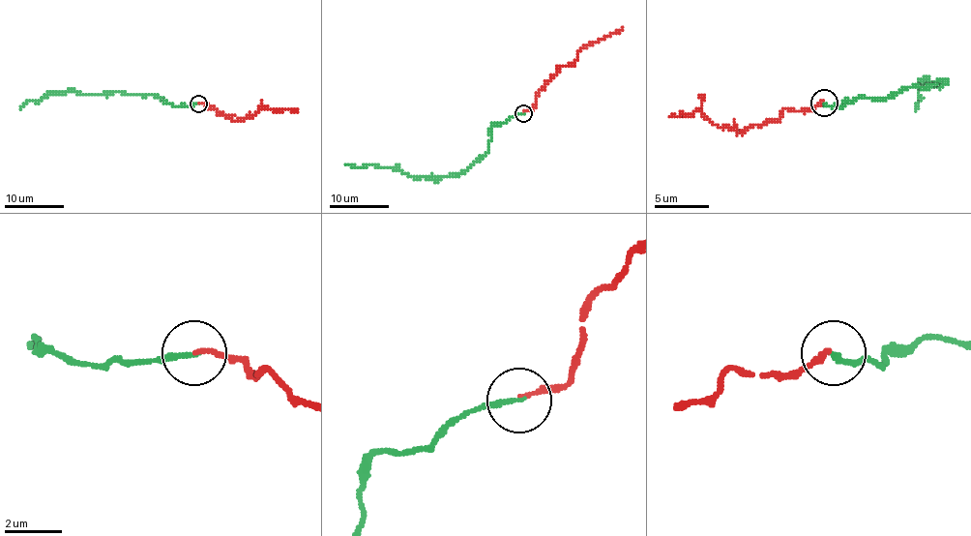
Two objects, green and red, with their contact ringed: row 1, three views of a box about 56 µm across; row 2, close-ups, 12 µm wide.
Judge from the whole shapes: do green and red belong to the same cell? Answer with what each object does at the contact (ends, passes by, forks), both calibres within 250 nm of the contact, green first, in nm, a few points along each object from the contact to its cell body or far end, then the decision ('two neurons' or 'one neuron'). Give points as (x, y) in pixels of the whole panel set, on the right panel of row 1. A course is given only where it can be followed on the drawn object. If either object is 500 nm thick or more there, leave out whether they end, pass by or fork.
green ends there; red ends there; 180 nm thick on the green side, 160 nm on the other; green runs (823, 103), (891, 98), (939, 78), (939, 84), (921, 81), (915, 111); red runs (823, 103), (815, 108), (785, 108), (778, 119), (750, 125), (740, 133), (718, 128), (701, 111), (672, 114); one neuron

